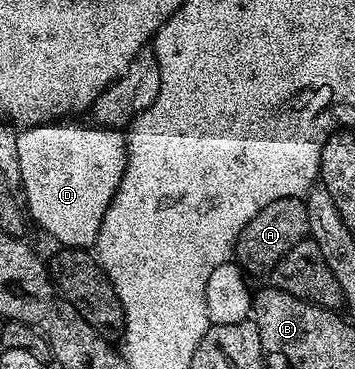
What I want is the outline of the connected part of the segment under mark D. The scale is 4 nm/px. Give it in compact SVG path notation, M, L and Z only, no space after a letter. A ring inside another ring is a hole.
M51 120L41 122L39 126L27 126L18 134L20 194L29 221L33 225L35 222L44 233L51 234L62 248L90 248L97 243L104 212L120 188L126 167L125 133L121 129L89 125L81 126L78 120Z

